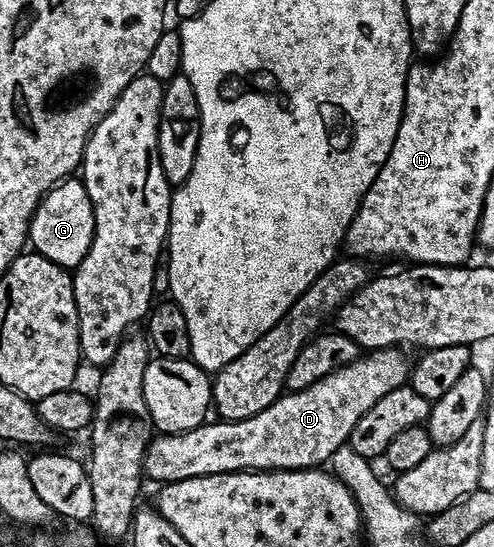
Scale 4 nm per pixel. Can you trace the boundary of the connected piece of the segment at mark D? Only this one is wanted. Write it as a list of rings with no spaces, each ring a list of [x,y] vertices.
[[[384,347],[381,349],[371,350],[369,353],[363,354],[356,361],[352,361],[348,365],[344,365],[339,371],[333,371],[324,376],[320,381],[316,381],[312,385],[308,385],[308,389],[300,389],[299,391],[286,391],[279,395],[276,401],[272,401],[272,405],[268,405],[268,409],[264,409],[260,413],[256,413],[247,419],[227,419],[225,421],[207,421],[202,426],[185,431],[179,435],[159,434],[157,437],[151,438],[148,446],[146,446],[146,456],[142,461],[142,470],[147,480],[155,479],[155,484],[165,485],[175,483],[181,479],[191,479],[192,477],[200,477],[201,475],[215,475],[216,473],[228,473],[229,471],[305,471],[307,469],[318,469],[323,465],[329,464],[332,453],[336,453],[336,449],[345,446],[350,438],[352,426],[360,421],[360,417],[364,415],[372,407],[380,401],[380,397],[384,397],[384,393],[392,393],[392,389],[403,386],[408,379],[408,359],[402,356],[403,352],[397,347]]]

